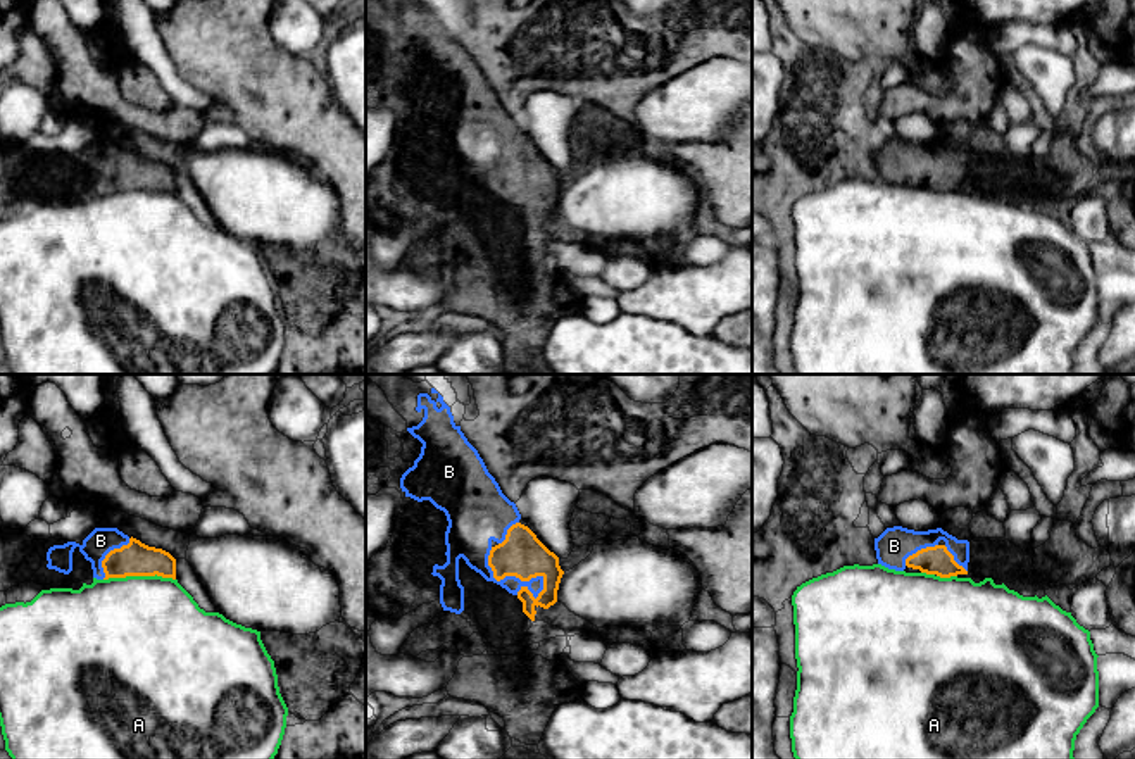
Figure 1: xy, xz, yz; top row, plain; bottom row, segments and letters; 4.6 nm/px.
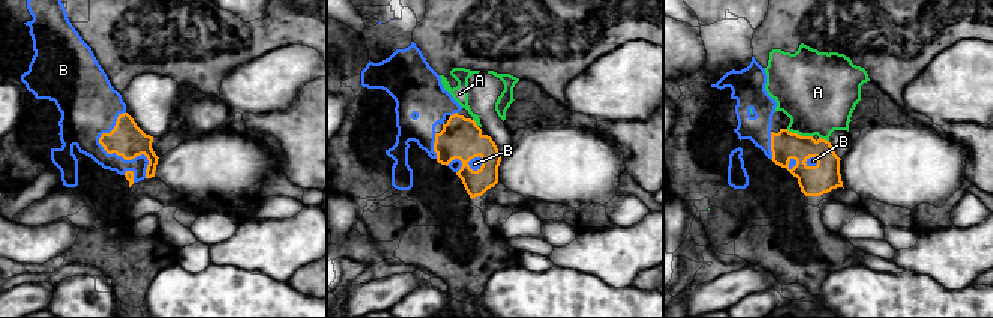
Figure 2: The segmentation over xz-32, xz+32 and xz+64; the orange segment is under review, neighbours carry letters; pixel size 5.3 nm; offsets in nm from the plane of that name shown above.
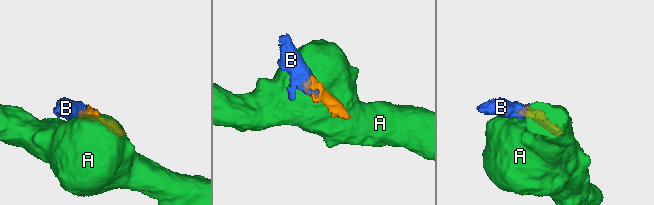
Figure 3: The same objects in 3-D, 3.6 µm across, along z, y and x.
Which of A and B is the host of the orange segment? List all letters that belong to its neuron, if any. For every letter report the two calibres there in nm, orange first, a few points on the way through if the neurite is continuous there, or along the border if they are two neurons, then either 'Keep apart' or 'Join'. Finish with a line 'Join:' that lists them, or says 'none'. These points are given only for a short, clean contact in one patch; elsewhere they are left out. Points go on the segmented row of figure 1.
A: Thickness 160 nm (orange) against 500 nm. Keep apart
B: Thickness 220 nm (orange) against 180 nm. Path across: xz (521, 554), (514, 575), (497, 580), (473, 540). Join
Join: B

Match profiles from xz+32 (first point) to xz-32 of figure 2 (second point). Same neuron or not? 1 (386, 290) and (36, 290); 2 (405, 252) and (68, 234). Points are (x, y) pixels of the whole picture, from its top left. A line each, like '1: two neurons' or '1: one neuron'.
1: one neuron
2: two neurons

